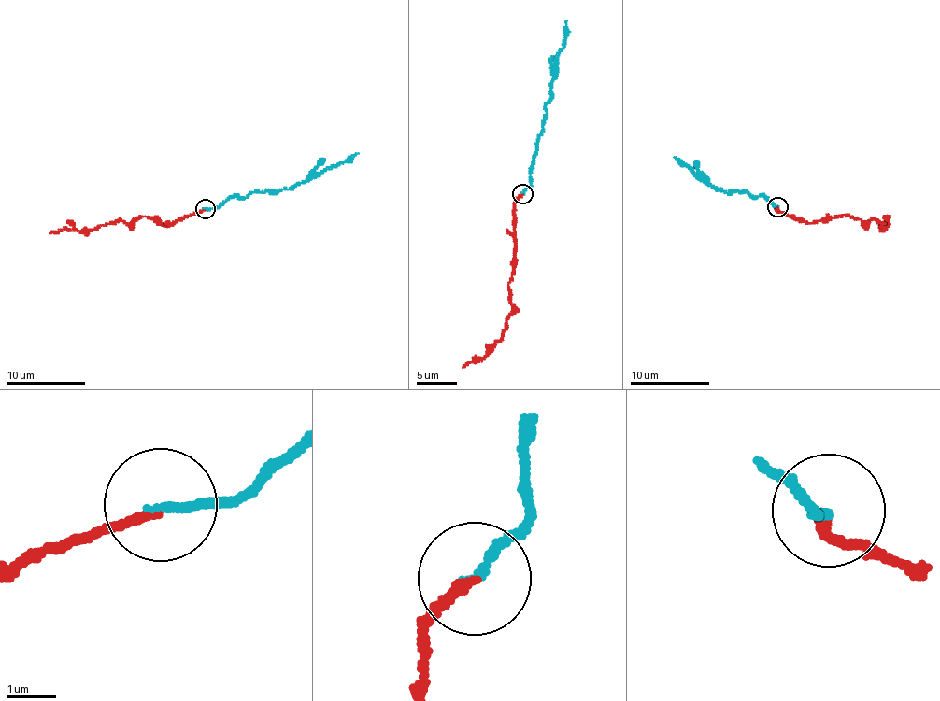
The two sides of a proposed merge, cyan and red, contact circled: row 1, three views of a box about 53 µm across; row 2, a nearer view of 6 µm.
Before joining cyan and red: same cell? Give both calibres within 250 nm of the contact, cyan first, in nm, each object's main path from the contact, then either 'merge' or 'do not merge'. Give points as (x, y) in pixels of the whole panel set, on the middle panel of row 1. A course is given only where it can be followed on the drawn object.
170/160 nm | cyan via (521, 194), (529, 188), (567, 21) | red via (522, 194), (515, 203), (516, 241), (508, 290), (511, 311), (506, 327), (480, 359), (467, 362), (462, 367) | merge

